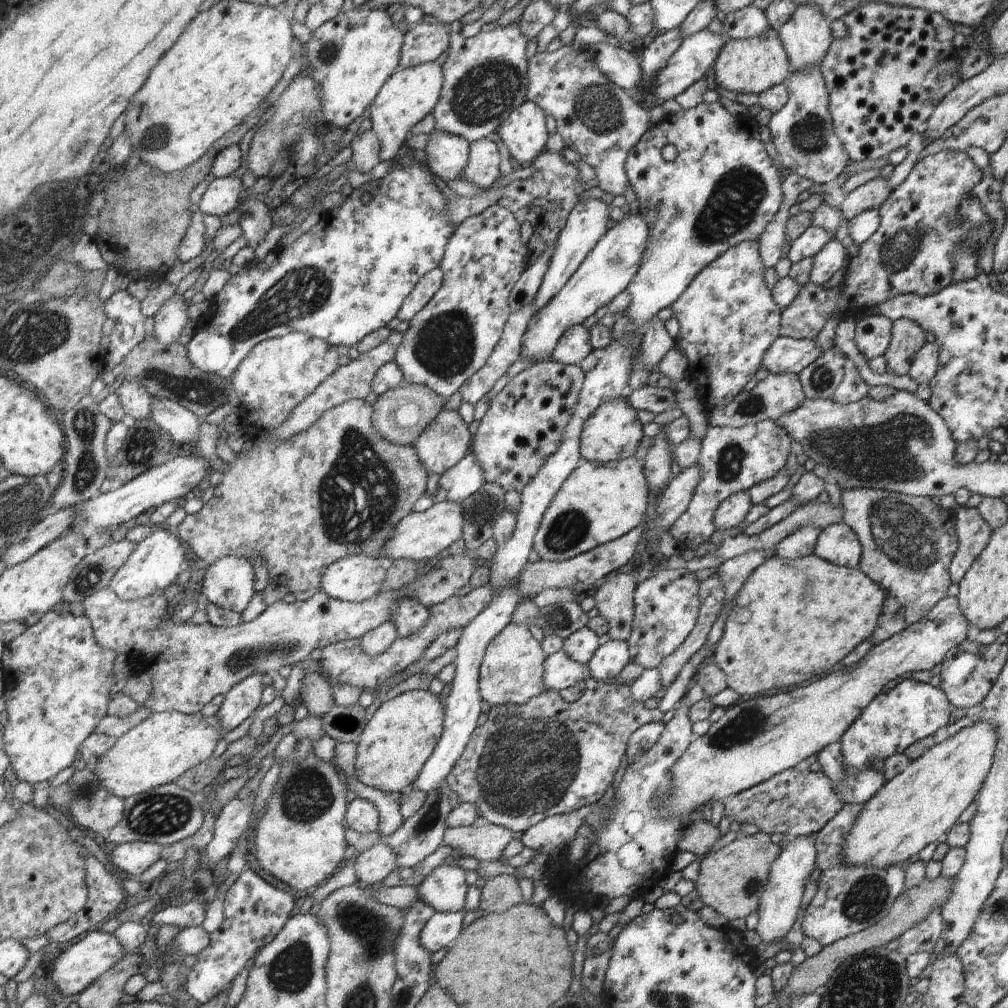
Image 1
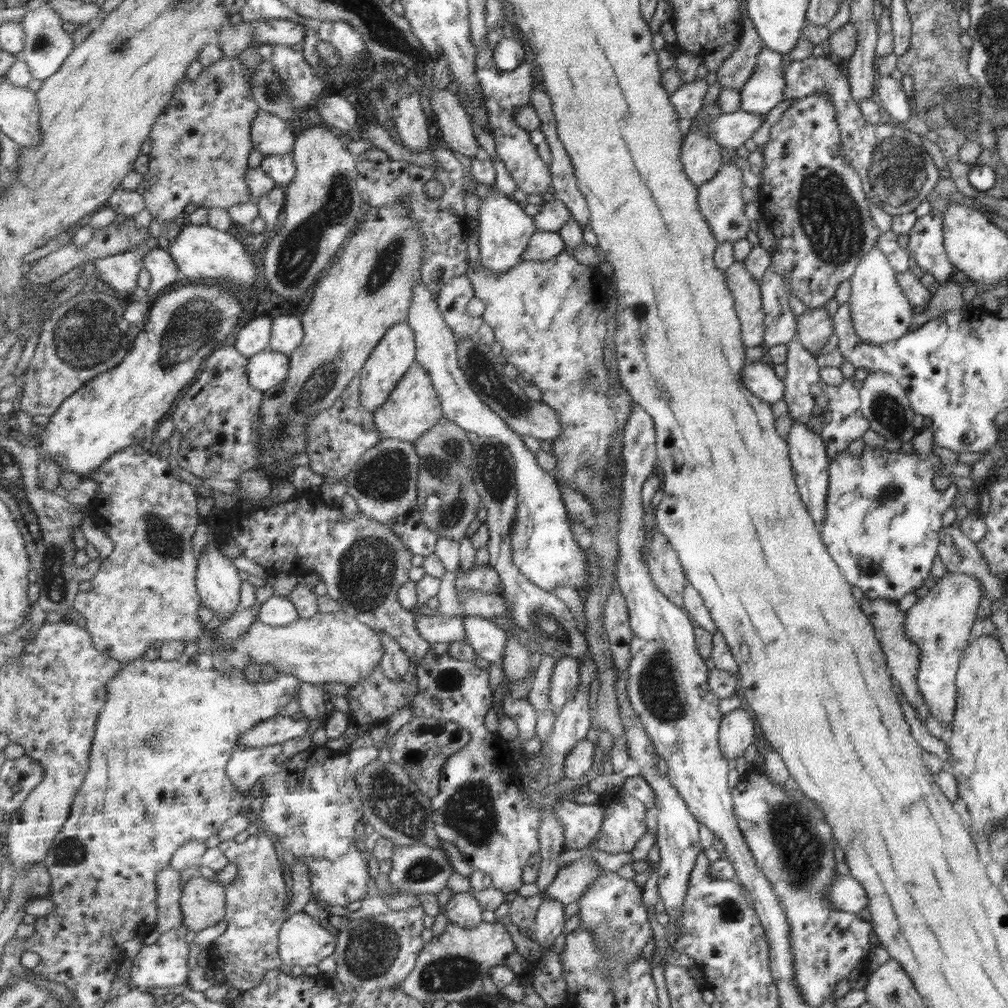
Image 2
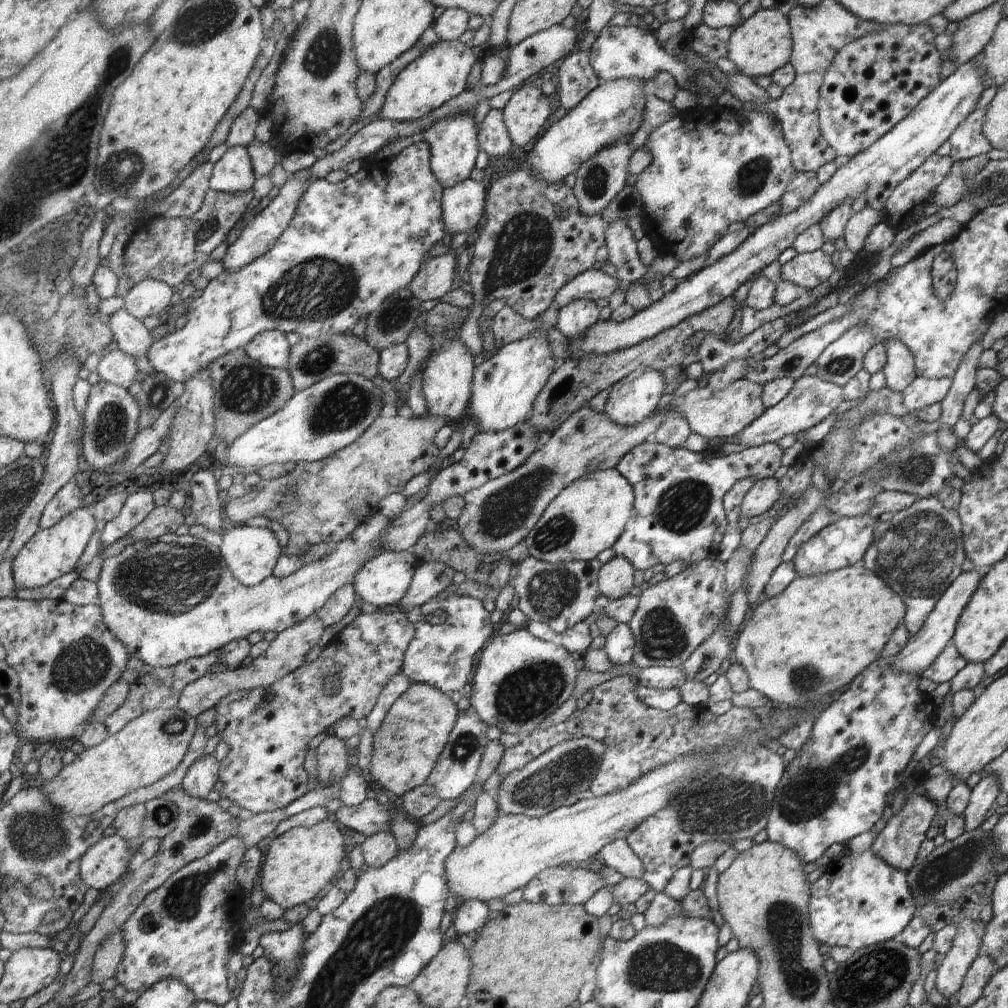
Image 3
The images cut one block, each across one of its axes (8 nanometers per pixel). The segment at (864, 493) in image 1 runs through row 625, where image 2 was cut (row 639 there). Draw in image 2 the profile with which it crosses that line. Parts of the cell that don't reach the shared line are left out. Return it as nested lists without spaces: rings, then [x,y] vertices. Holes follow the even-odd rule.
[[[863,596],[859,602],[859,608],[862,610],[863,614],[867,616],[869,623],[874,631],[874,638],[879,643],[881,647],[881,652],[885,655],[885,663],[887,663],[888,672],[896,686],[897,692],[900,692],[902,698],[913,707],[915,714],[919,717],[919,720],[927,727],[927,731],[931,735],[937,738],[946,737],[945,724],[935,720],[933,716],[929,714],[929,707],[923,701],[923,696],[920,694],[920,690],[917,687],[917,679],[915,679],[915,674],[917,674],[917,666],[919,666],[919,647],[911,641],[911,639],[906,638],[904,621],[906,614],[897,609],[897,602],[892,600],[887,600],[883,598],[875,598],[870,600]]]

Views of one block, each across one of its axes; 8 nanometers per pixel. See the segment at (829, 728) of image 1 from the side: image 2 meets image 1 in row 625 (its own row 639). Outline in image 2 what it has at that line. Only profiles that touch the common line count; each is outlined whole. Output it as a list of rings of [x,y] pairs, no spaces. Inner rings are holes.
[[[943,573],[939,582],[924,598],[917,598],[913,606],[905,612],[904,621],[906,638],[919,647],[919,666],[917,666],[917,687],[923,701],[929,707],[929,714],[943,722],[949,731],[953,720],[953,708],[956,704],[954,680],[959,665],[959,657],[970,640],[971,626],[976,620],[977,606],[982,600],[982,585],[970,574]]]

